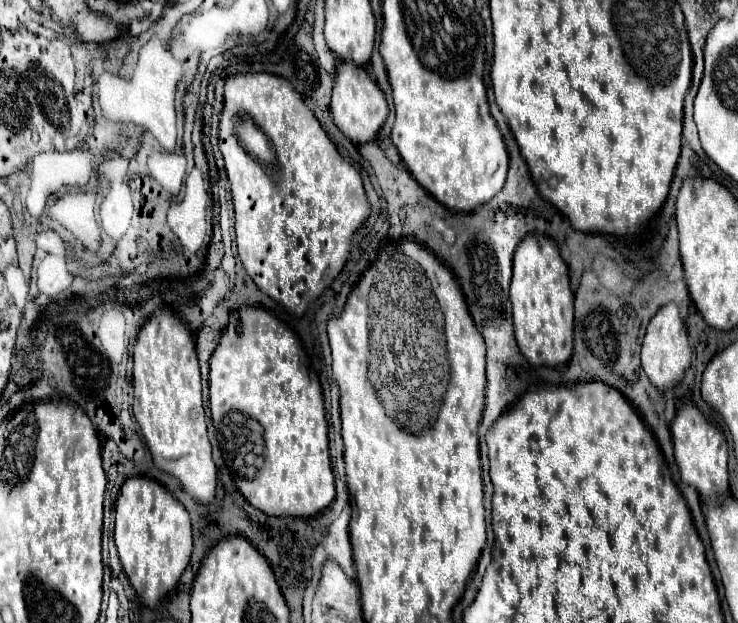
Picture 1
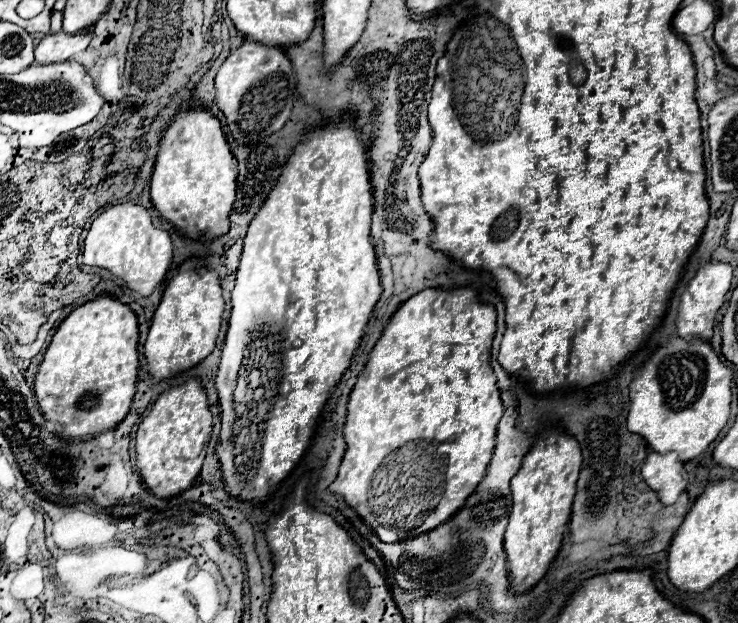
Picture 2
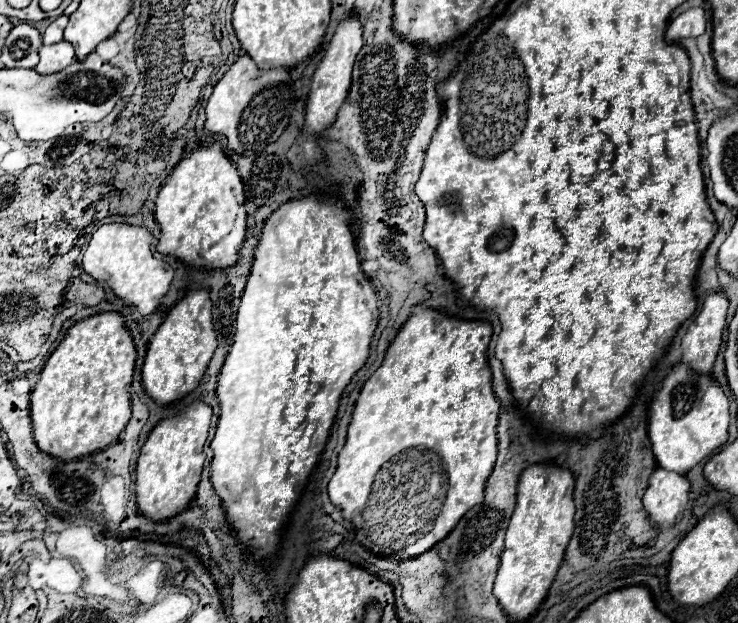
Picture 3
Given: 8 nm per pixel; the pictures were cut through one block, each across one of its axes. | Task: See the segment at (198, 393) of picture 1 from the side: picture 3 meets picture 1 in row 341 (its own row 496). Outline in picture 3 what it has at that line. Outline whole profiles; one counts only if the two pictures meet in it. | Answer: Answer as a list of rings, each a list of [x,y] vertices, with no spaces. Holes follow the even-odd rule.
[[[196,400],[180,414],[160,420],[148,434],[136,464],[136,500],[140,514],[160,522],[182,512],[192,502],[204,466],[202,446],[208,438],[210,416],[212,408]]]

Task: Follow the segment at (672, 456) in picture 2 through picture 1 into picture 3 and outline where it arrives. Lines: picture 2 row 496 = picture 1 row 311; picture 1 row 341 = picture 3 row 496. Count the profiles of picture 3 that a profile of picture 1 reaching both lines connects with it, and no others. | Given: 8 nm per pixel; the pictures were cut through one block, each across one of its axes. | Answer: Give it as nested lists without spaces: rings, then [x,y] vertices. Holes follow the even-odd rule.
[[[656,468],[650,474],[648,488],[642,496],[644,510],[648,512],[650,522],[660,528],[672,526],[684,514],[684,508],[688,504],[688,492],[690,482],[684,474]]]

